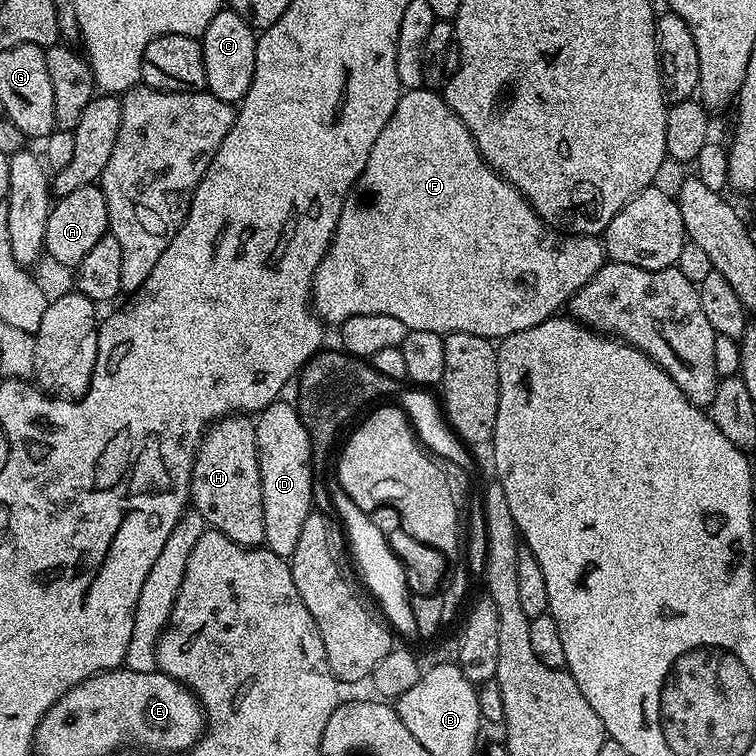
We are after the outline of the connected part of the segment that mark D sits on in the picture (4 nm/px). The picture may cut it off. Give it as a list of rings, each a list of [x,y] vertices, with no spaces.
[[[287,399],[275,400],[255,417],[256,447],[260,458],[262,478],[262,506],[266,518],[264,544],[274,554],[291,558],[298,547],[298,537],[302,535],[302,522],[314,510],[312,504],[312,440],[300,417],[300,409],[295,403],[287,404]]]

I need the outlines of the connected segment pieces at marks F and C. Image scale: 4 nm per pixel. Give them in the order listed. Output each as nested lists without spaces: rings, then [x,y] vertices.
[[[409,88],[401,95],[398,106],[386,122],[382,134],[378,134],[378,142],[374,142],[374,150],[370,150],[370,158],[356,179],[356,186],[346,198],[342,206],[342,214],[336,223],[336,232],[328,247],[328,253],[322,258],[318,270],[312,279],[312,307],[325,325],[339,326],[346,318],[354,318],[358,314],[390,314],[390,318],[398,318],[409,330],[430,330],[447,334],[449,332],[465,332],[478,334],[487,340],[496,342],[510,334],[518,334],[522,330],[530,330],[530,326],[538,326],[544,320],[557,315],[560,308],[569,303],[572,295],[606,263],[604,245],[596,236],[577,236],[565,234],[547,224],[544,219],[528,203],[528,199],[508,181],[503,180],[494,169],[487,164],[462,118],[450,110],[450,106],[439,91],[430,88]]]
[[[221,10],[214,14],[214,19],[210,21],[210,26],[206,26],[202,37],[207,91],[213,92],[216,97],[230,105],[244,99],[254,78],[257,39],[257,29],[244,21],[237,12]]]

